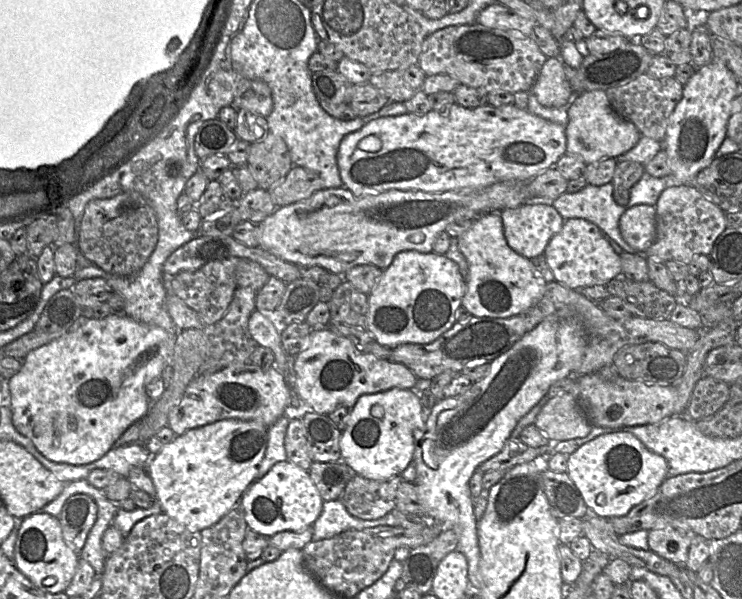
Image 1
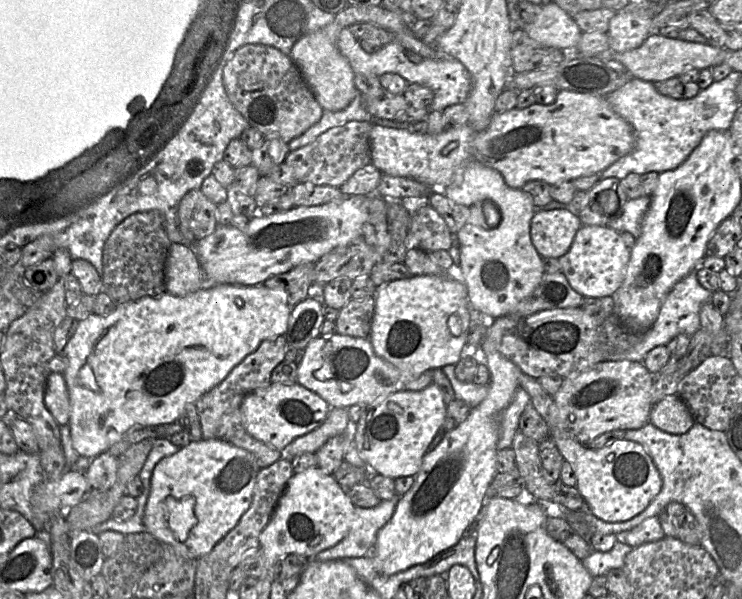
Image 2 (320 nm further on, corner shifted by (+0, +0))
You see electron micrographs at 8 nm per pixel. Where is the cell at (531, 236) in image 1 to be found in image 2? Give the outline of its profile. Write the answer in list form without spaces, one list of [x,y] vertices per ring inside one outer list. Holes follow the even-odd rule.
[[[537,209],[530,225],[531,241],[541,257],[560,258],[581,226],[579,216],[567,209]]]

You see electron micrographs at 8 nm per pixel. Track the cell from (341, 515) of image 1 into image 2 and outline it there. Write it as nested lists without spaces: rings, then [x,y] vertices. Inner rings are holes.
[[[396,495],[374,508],[355,506],[354,525],[347,536],[335,546],[319,552],[313,559],[329,561],[370,555],[380,529],[392,518],[399,499],[400,496]]]

